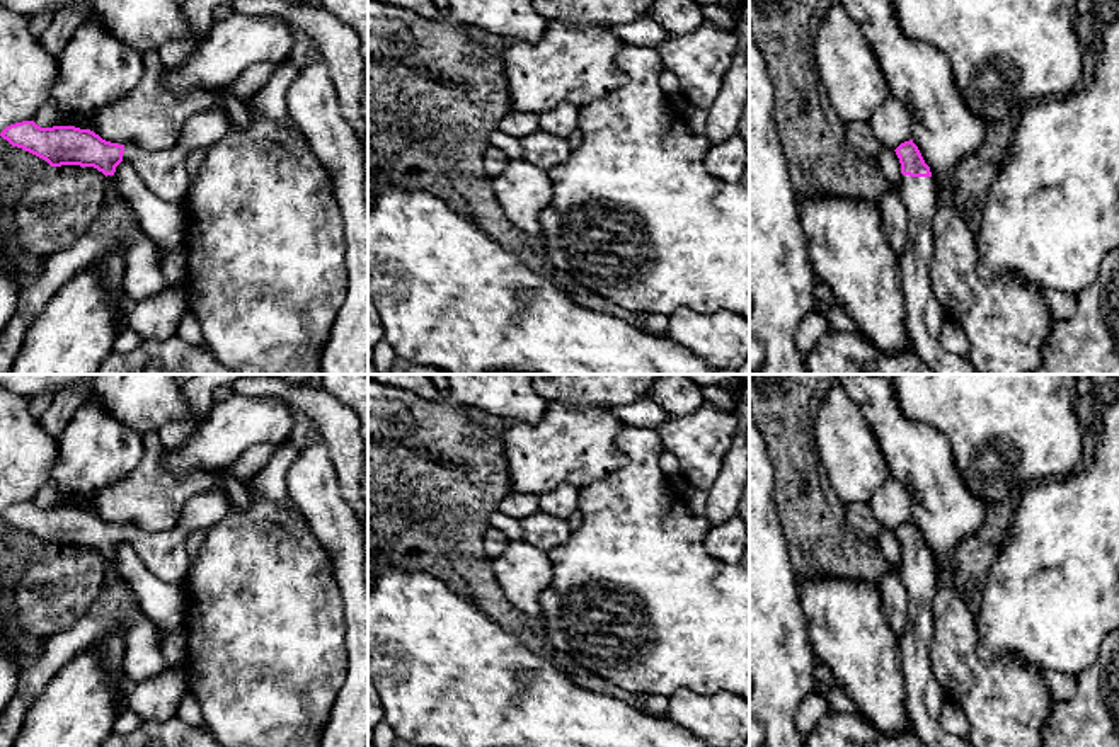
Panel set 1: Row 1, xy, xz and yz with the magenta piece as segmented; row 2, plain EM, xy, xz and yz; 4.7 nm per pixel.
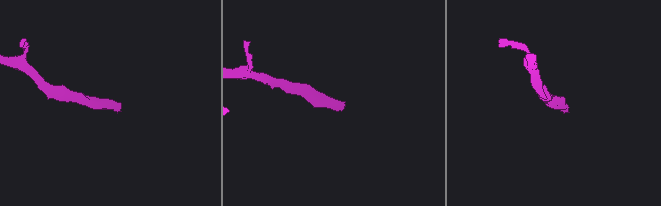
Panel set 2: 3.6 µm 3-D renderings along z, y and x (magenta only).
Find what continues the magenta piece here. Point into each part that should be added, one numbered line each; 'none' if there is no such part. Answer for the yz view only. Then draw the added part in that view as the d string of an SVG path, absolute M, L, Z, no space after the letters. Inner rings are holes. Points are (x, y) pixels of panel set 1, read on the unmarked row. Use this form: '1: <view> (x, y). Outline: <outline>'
1: yz (923, 698). Outline: M903 556L898 572L906 585L908 621L898 643L903 657L904 704L911 732L927 747L973 747L969 740L947 733L940 725L945 698L930 667L935 560Z

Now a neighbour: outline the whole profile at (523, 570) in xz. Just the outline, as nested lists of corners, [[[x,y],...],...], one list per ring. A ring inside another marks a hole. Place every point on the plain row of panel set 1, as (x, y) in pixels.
[[[514,539],[492,558],[494,577],[506,599],[528,616],[540,618],[540,594],[554,577],[552,562],[542,548]]]

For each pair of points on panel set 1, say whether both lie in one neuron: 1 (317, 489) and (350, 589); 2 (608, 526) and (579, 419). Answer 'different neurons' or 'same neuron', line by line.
1: same neuron
2: different neurons

